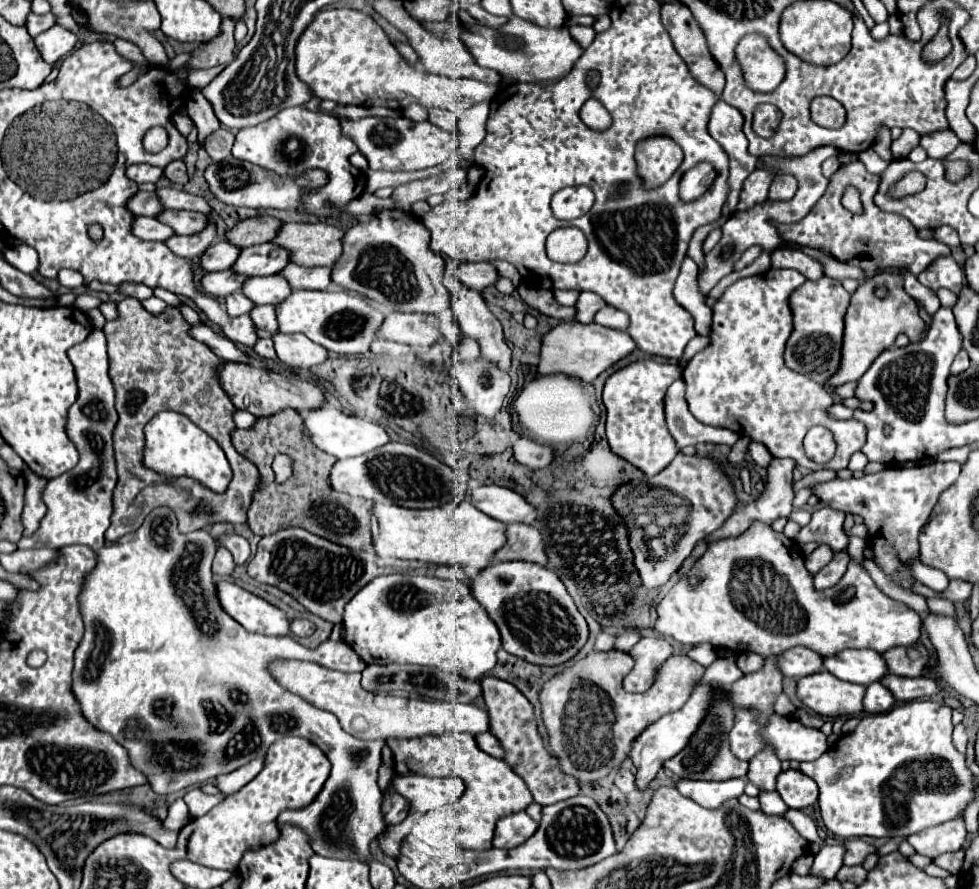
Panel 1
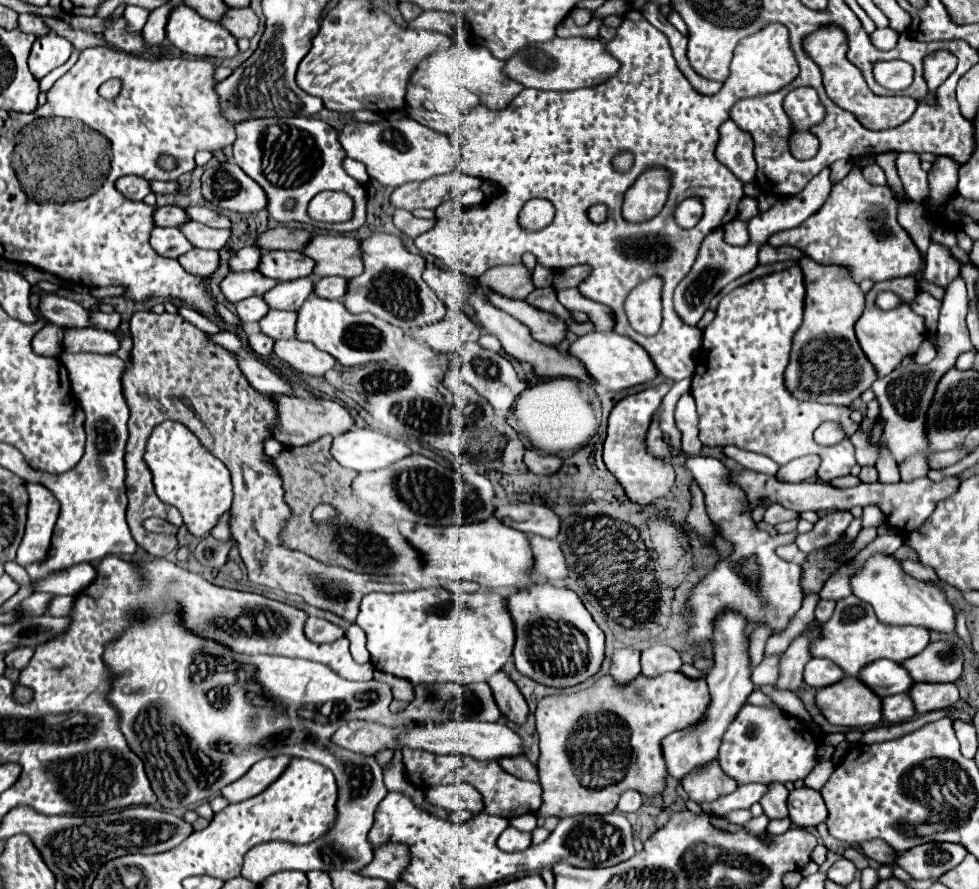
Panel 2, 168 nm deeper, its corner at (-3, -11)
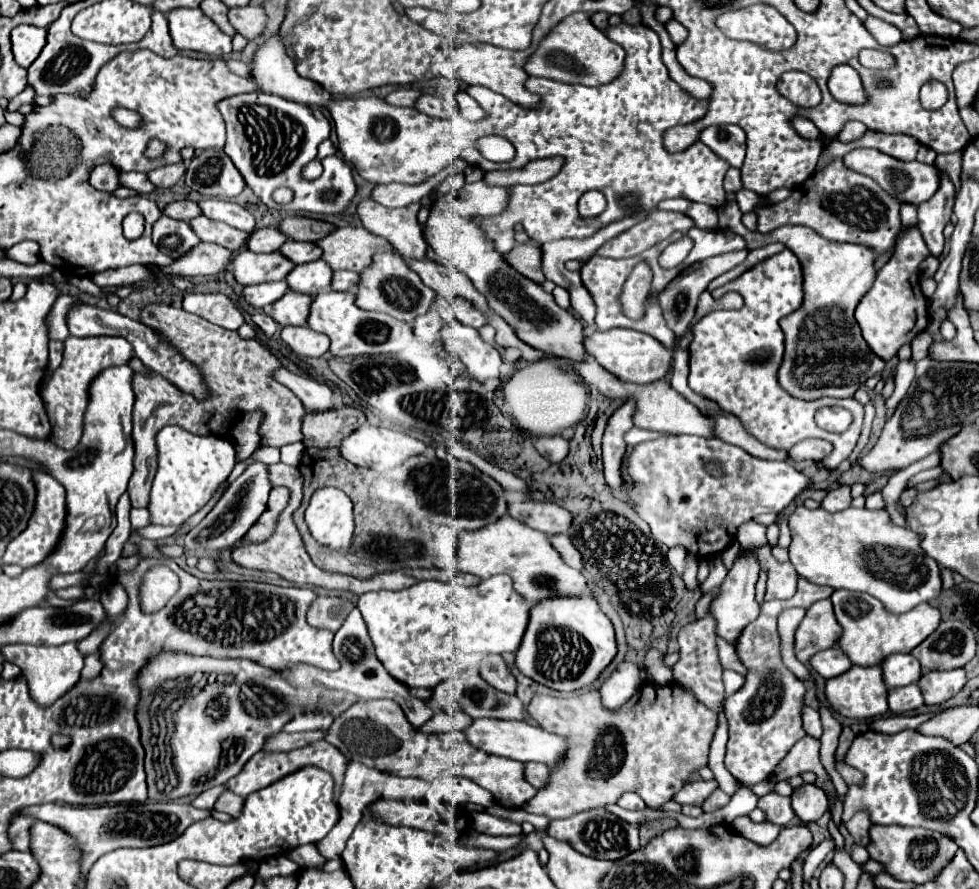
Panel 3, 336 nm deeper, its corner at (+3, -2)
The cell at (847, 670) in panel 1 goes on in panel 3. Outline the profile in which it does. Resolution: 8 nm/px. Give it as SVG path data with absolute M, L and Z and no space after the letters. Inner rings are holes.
M903 653L889 655L881 667L883 667L883 679L889 689L911 685L921 679L921 665L913 655Z

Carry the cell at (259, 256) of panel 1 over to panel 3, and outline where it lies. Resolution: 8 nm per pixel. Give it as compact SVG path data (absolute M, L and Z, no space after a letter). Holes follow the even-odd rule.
M287 241L279 249L287 259L291 259L295 265L317 261L321 257L321 247L317 243L301 243L301 241Z

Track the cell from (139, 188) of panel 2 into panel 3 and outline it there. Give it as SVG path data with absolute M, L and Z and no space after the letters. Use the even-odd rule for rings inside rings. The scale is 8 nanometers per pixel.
M99 165L91 169L89 183L99 191L115 191L119 187L119 171L113 165Z

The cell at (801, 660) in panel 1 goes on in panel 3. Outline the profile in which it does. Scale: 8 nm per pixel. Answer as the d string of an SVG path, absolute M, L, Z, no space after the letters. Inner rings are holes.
M831 647L831 649L815 653L809 663L811 663L813 671L817 671L825 679L843 675L845 671L849 671L853 667L851 659L847 659L847 655L837 647Z

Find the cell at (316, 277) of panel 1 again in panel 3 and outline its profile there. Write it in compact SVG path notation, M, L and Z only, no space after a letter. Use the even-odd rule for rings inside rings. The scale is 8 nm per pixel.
M335 271L333 273L331 289L335 289L335 291L357 291L357 285L359 285L359 273L353 273L353 271Z

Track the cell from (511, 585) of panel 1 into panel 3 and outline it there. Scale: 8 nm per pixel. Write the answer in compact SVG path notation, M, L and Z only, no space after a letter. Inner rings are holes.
M553 597L531 609L531 621L517 649L517 669L533 681L555 691L577 691L607 669L617 655L617 639L611 619L591 597Z

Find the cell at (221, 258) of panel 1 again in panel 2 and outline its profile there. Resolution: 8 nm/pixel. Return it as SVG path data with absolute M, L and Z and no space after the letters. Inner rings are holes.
M257 246L241 248L239 252L233 252L233 256L229 260L229 270L235 270L235 272L255 270L259 264L259 258L261 258L261 250Z

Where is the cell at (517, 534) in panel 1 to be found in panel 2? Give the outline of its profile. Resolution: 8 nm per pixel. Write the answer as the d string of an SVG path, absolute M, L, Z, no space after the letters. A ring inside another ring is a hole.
M531 536L529 542L533 552L533 576L545 578L549 582L563 580L567 576L567 566L557 540Z

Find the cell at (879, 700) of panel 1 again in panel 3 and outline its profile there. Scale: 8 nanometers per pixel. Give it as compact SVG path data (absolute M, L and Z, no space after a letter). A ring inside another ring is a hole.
M913 683L913 685L907 685L907 687L895 687L895 689L889 689L889 709L897 715L901 713L907 713L907 711L915 711L919 707L923 707L923 695L919 691L919 687Z

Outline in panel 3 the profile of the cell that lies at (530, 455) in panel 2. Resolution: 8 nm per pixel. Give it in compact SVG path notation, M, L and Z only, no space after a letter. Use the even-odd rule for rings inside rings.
M553 435L553 437L537 437L535 439L535 449L549 459L551 463L559 463L567 457L569 453L569 441L563 439L561 435Z

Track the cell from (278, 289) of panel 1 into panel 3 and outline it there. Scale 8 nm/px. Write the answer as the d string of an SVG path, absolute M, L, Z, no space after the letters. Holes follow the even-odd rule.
M317 259L317 261L311 261L311 263L297 265L287 275L287 283L289 283L291 291L317 295L317 293L329 289L331 277L333 277L333 269L323 259Z

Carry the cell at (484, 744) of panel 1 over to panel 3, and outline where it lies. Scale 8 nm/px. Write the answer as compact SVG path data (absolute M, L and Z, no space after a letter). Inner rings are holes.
M527 763L525 765L525 779L535 787L535 789L539 789L539 787L545 787L545 783L547 783L547 775L549 775L549 767L547 765L543 765L543 763Z

